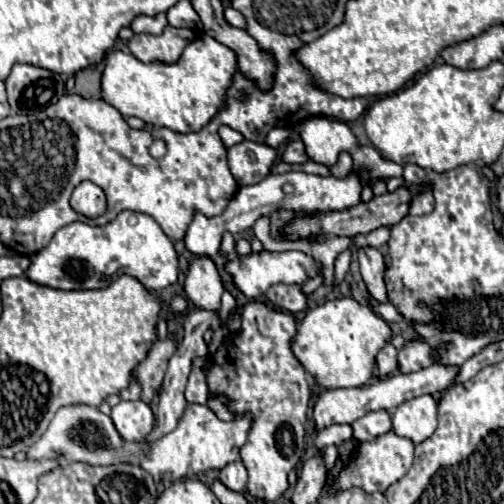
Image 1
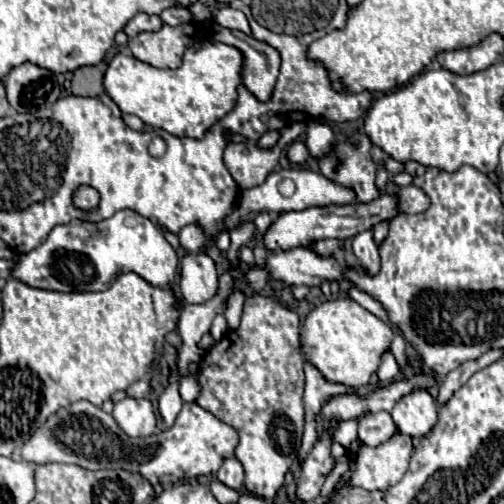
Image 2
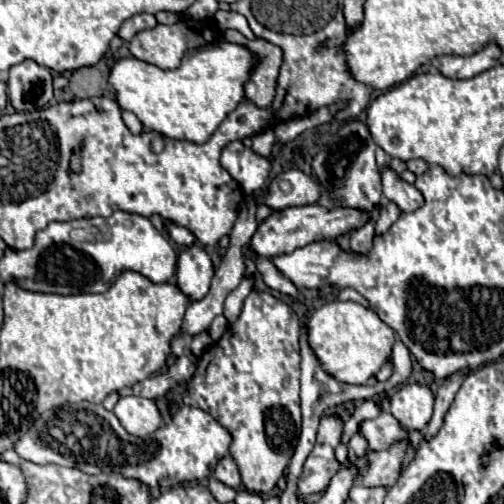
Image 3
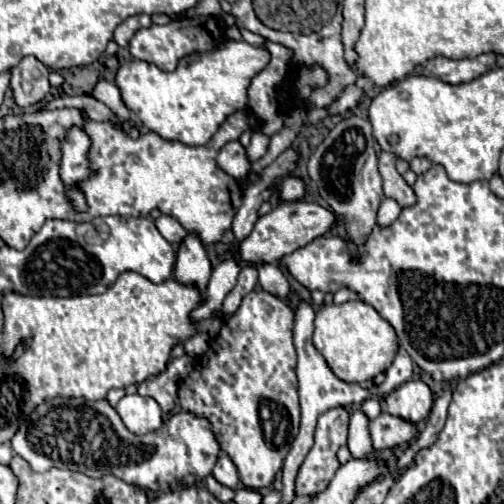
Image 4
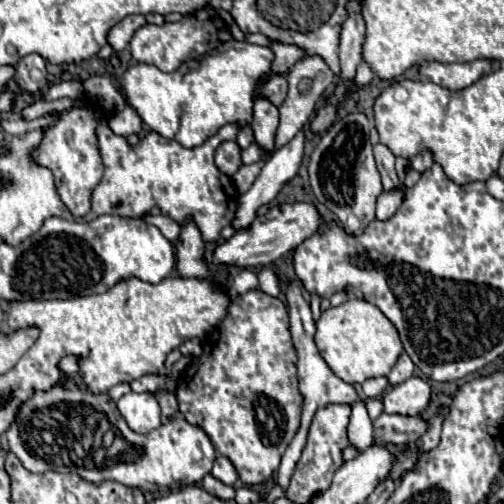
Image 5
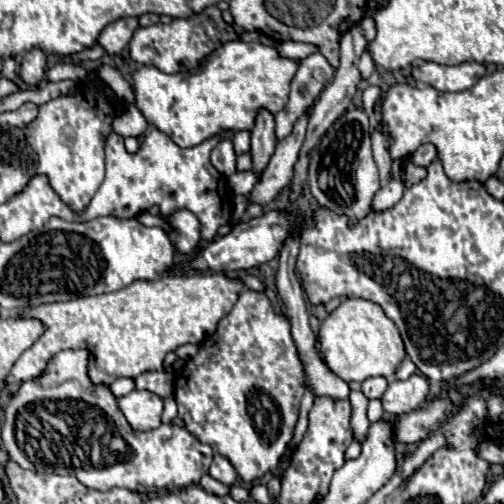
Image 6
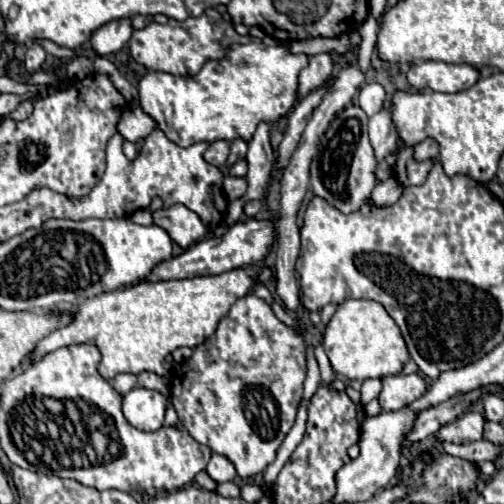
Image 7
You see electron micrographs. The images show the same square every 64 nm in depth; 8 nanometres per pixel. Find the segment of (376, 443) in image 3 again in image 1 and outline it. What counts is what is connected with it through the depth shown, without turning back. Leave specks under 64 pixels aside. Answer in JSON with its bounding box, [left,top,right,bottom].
[352,410,392,442]

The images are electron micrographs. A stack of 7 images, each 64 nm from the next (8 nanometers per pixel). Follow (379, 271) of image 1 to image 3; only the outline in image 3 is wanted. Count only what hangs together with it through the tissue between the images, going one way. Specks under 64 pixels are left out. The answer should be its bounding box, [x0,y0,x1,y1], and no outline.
[350,220,374,256]

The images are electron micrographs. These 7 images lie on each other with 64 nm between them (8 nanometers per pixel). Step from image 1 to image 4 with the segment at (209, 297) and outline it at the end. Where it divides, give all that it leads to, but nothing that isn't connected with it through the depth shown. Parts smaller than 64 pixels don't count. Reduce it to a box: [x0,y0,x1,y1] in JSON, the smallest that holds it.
[174,234,212,292]

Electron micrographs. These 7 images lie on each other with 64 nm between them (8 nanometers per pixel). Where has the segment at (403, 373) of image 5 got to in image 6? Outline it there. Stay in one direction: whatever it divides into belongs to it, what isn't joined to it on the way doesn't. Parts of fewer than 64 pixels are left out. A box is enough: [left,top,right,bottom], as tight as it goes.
[394,356,416,380]

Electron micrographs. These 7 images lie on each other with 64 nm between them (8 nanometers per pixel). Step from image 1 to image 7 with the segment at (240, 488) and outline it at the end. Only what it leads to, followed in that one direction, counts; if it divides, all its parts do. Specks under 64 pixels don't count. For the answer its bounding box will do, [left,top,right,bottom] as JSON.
[206,454,236,484]

